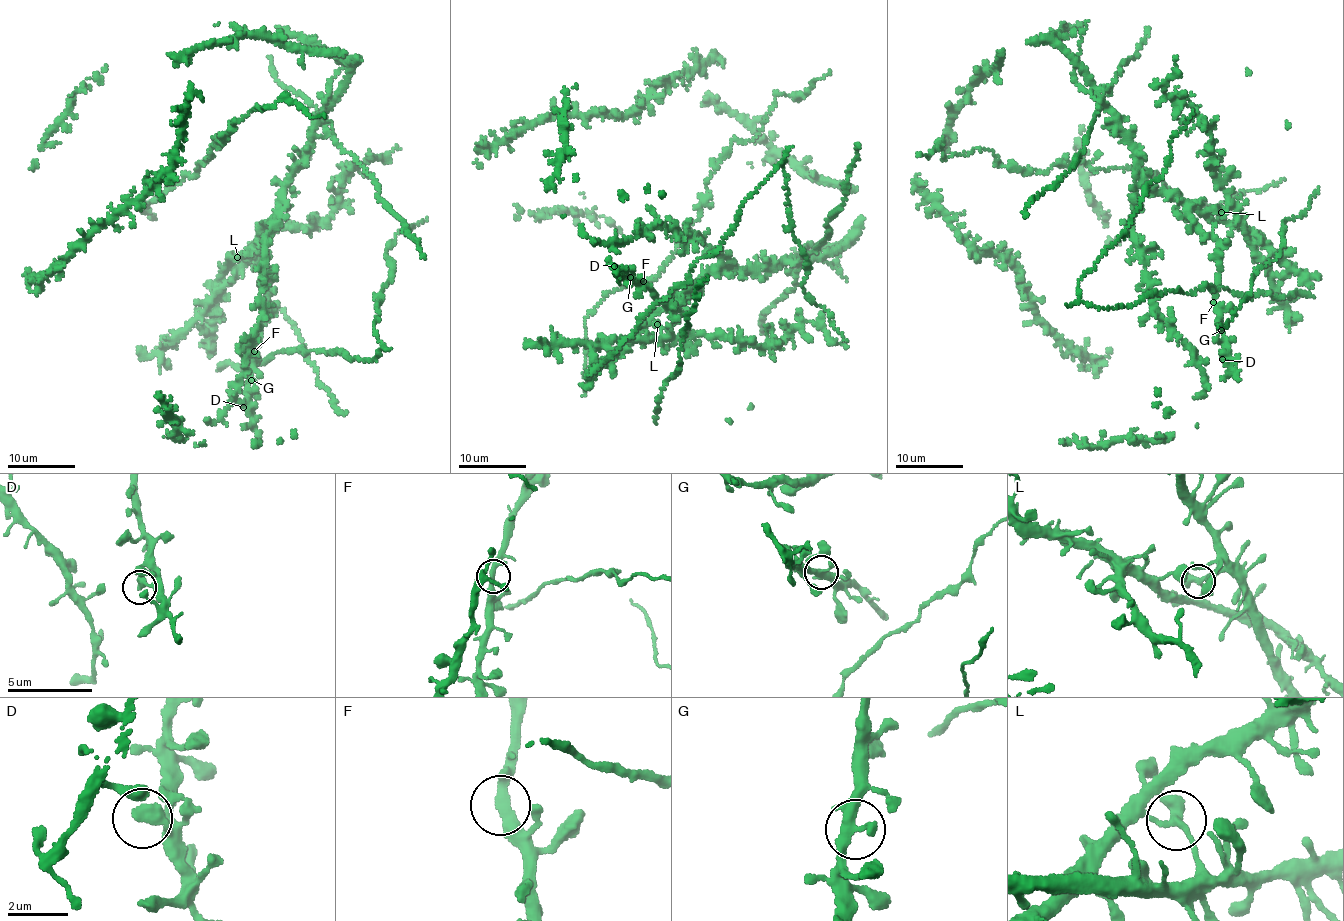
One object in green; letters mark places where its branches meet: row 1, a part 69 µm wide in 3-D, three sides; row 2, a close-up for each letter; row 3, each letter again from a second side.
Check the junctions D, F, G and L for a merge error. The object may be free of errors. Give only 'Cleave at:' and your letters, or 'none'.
Cleave at: L

